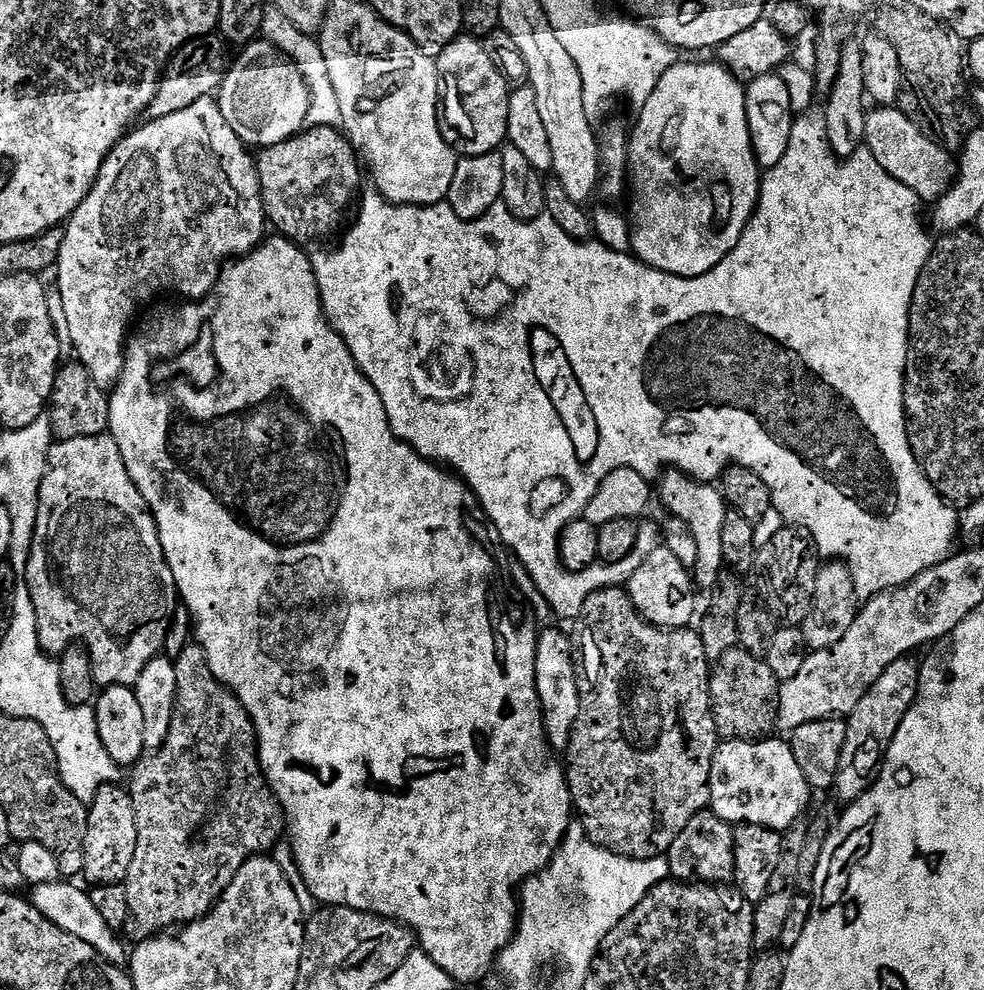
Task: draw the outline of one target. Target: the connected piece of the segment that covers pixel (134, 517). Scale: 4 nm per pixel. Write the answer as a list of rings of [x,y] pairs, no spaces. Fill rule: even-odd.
[[[104,434],[53,443],[38,490],[39,487],[40,501],[34,504],[36,521],[31,540],[32,576],[44,580],[44,568],[48,568],[48,576],[56,572],[60,580],[68,580],[72,592],[84,596],[84,604],[92,612],[88,628],[44,628],[44,636],[52,632],[56,640],[84,640],[83,647],[91,657],[92,680],[97,685],[134,686],[147,664],[164,652],[168,640],[168,596],[164,593],[162,549],[152,513],[140,499],[140,492],[116,449],[116,441]]]

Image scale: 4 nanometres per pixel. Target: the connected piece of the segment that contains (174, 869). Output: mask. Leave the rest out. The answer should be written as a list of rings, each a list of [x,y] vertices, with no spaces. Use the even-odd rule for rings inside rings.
[[[197,642],[181,647],[178,652],[184,660],[177,655],[174,660],[177,676],[176,706],[168,720],[169,730],[159,745],[160,753],[157,756],[151,754],[145,755],[136,761],[131,769],[132,781],[127,782],[127,791],[134,799],[134,814],[137,822],[137,850],[134,852],[133,861],[130,862],[130,868],[127,879],[123,882],[126,898],[128,899],[128,915],[130,917],[131,927],[134,926],[141,932],[141,937],[152,938],[163,928],[172,928],[175,924],[187,926],[195,921],[203,920],[213,908],[216,907],[216,901],[220,895],[232,885],[232,880],[240,873],[242,866],[253,858],[261,854],[268,854],[276,844],[276,839],[280,834],[277,830],[285,825],[283,810],[277,806],[276,799],[271,790],[265,786],[262,781],[257,753],[254,749],[254,740],[251,732],[251,721],[243,707],[241,707],[237,697],[232,695],[227,688],[217,682],[216,678],[209,671],[204,661],[203,648]]]

